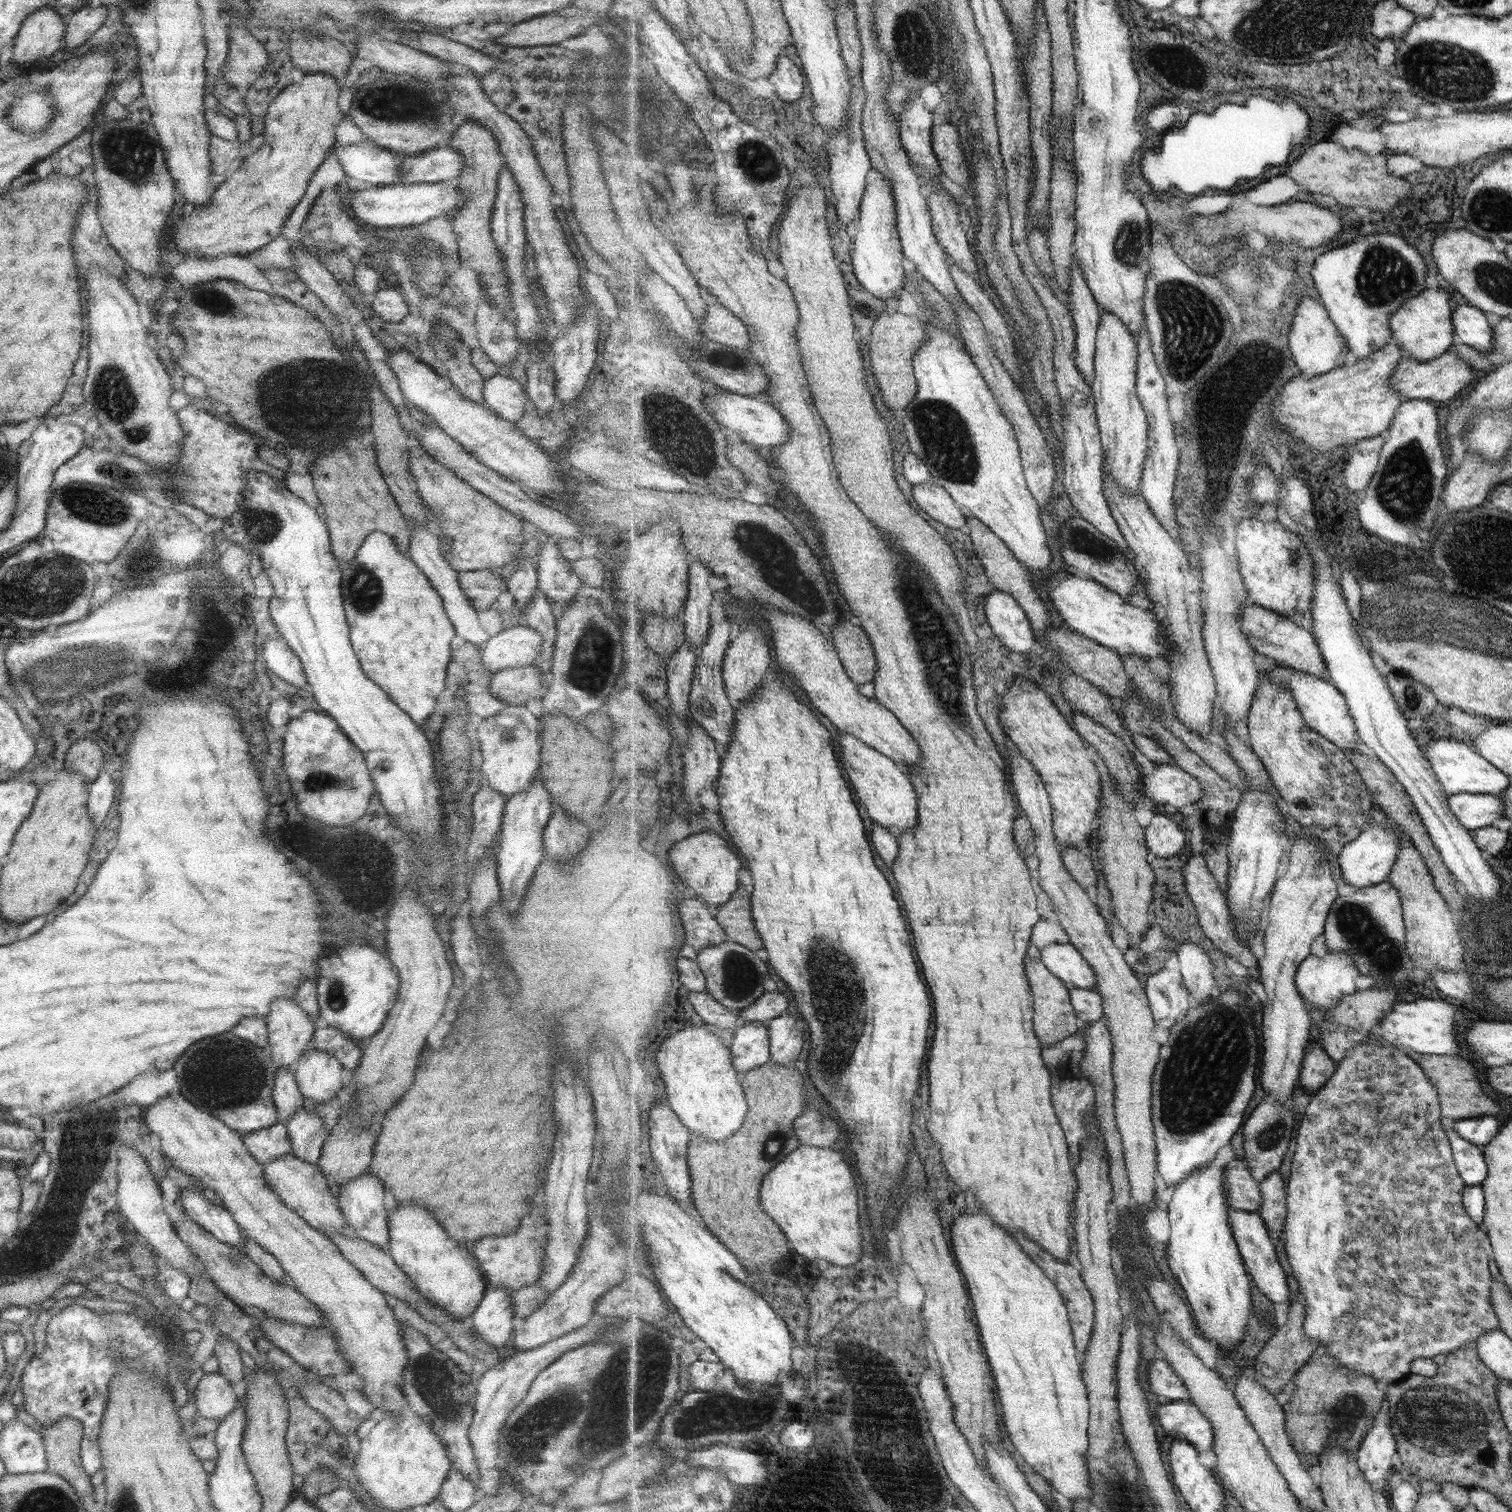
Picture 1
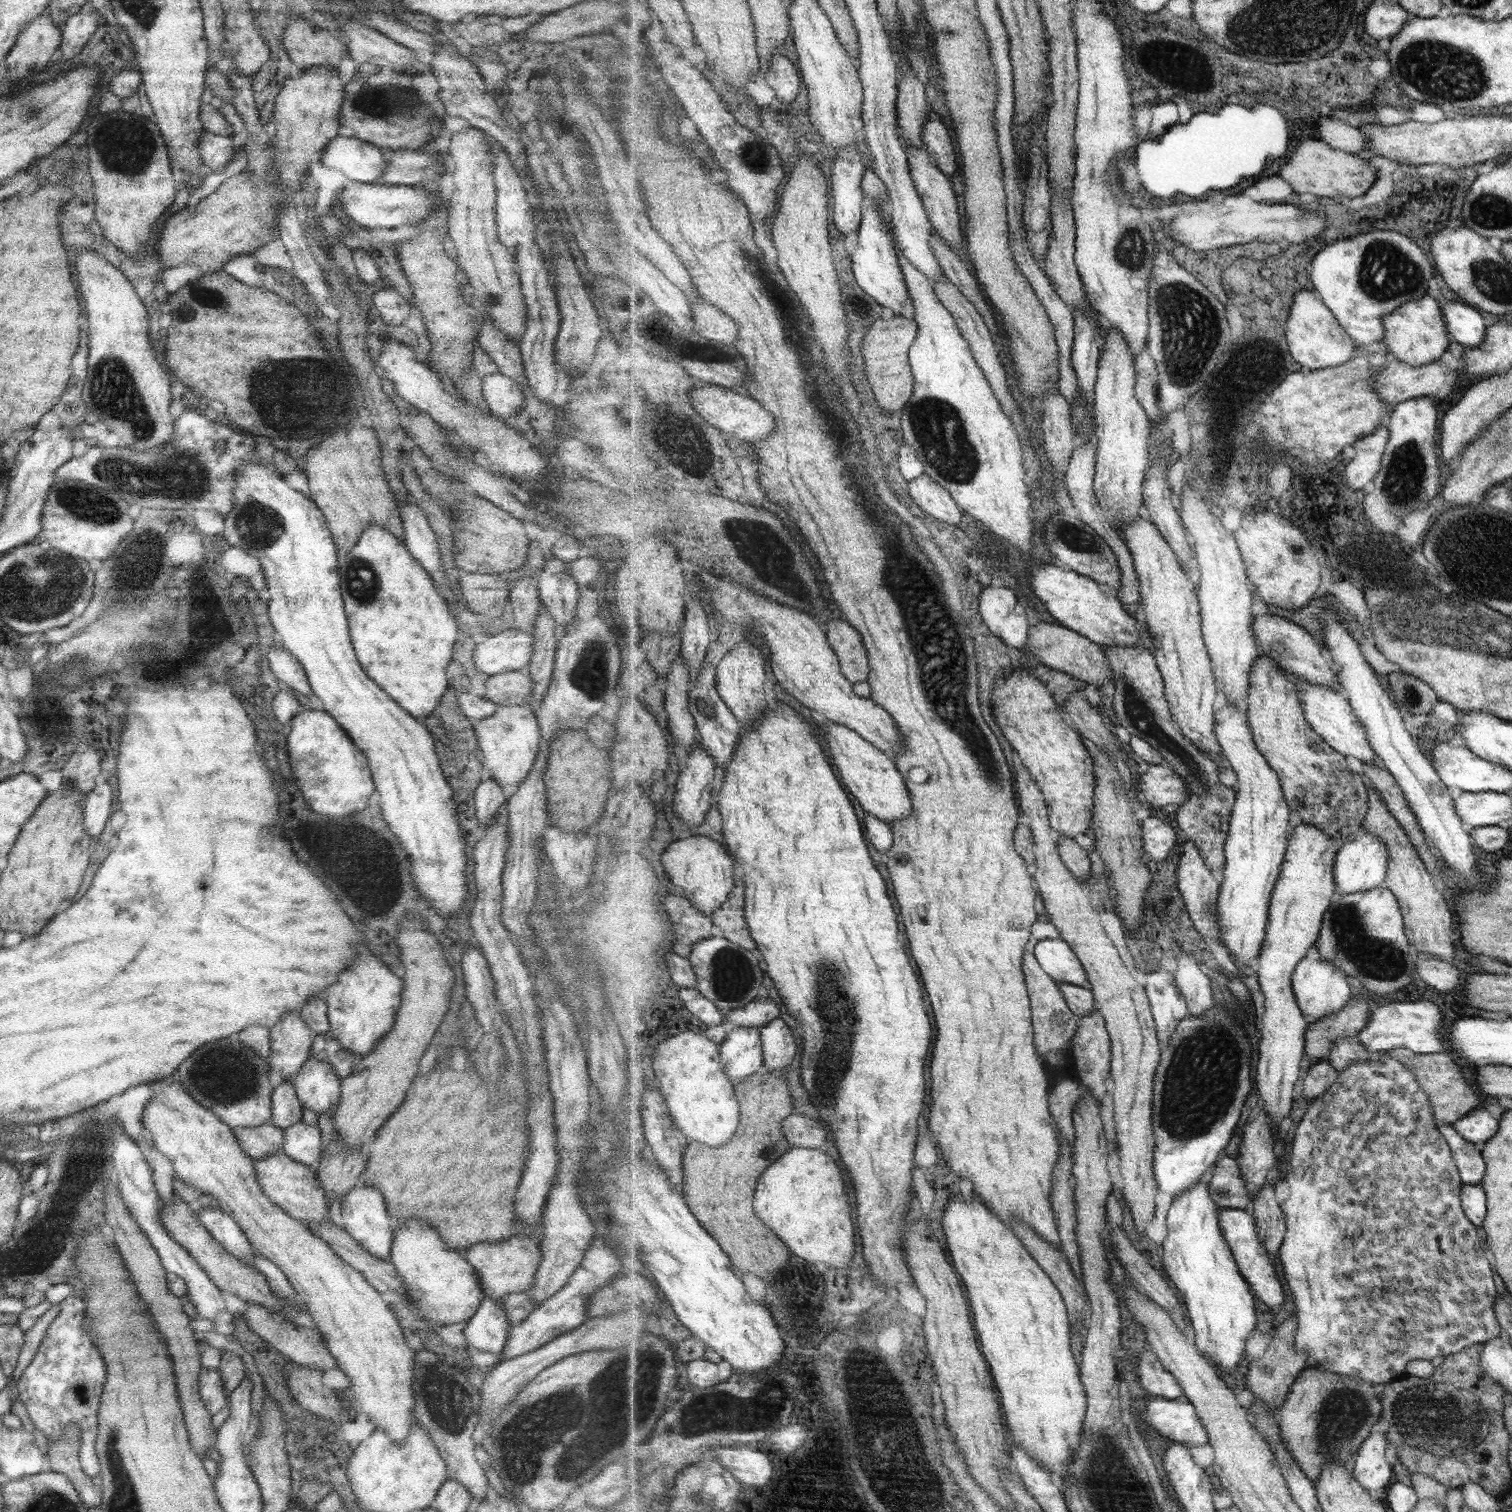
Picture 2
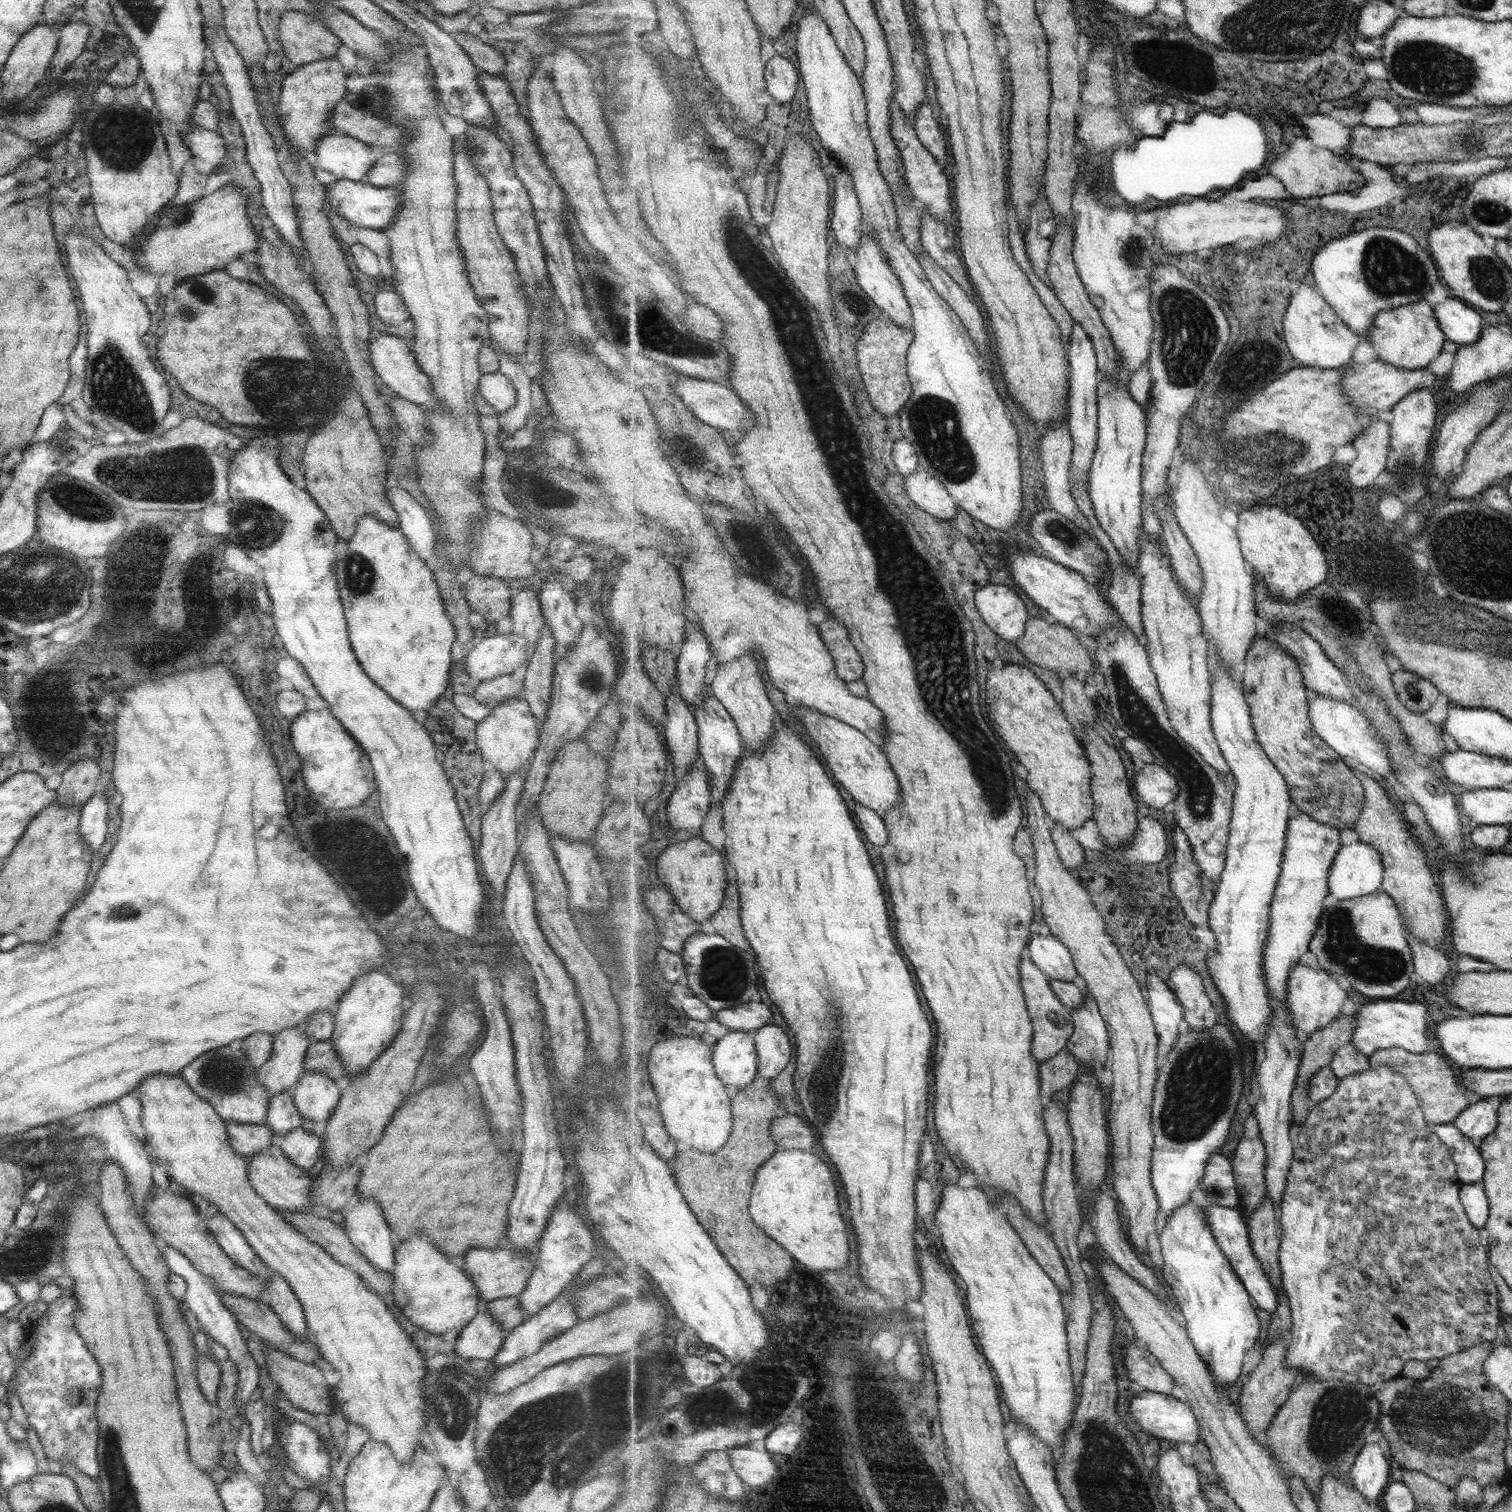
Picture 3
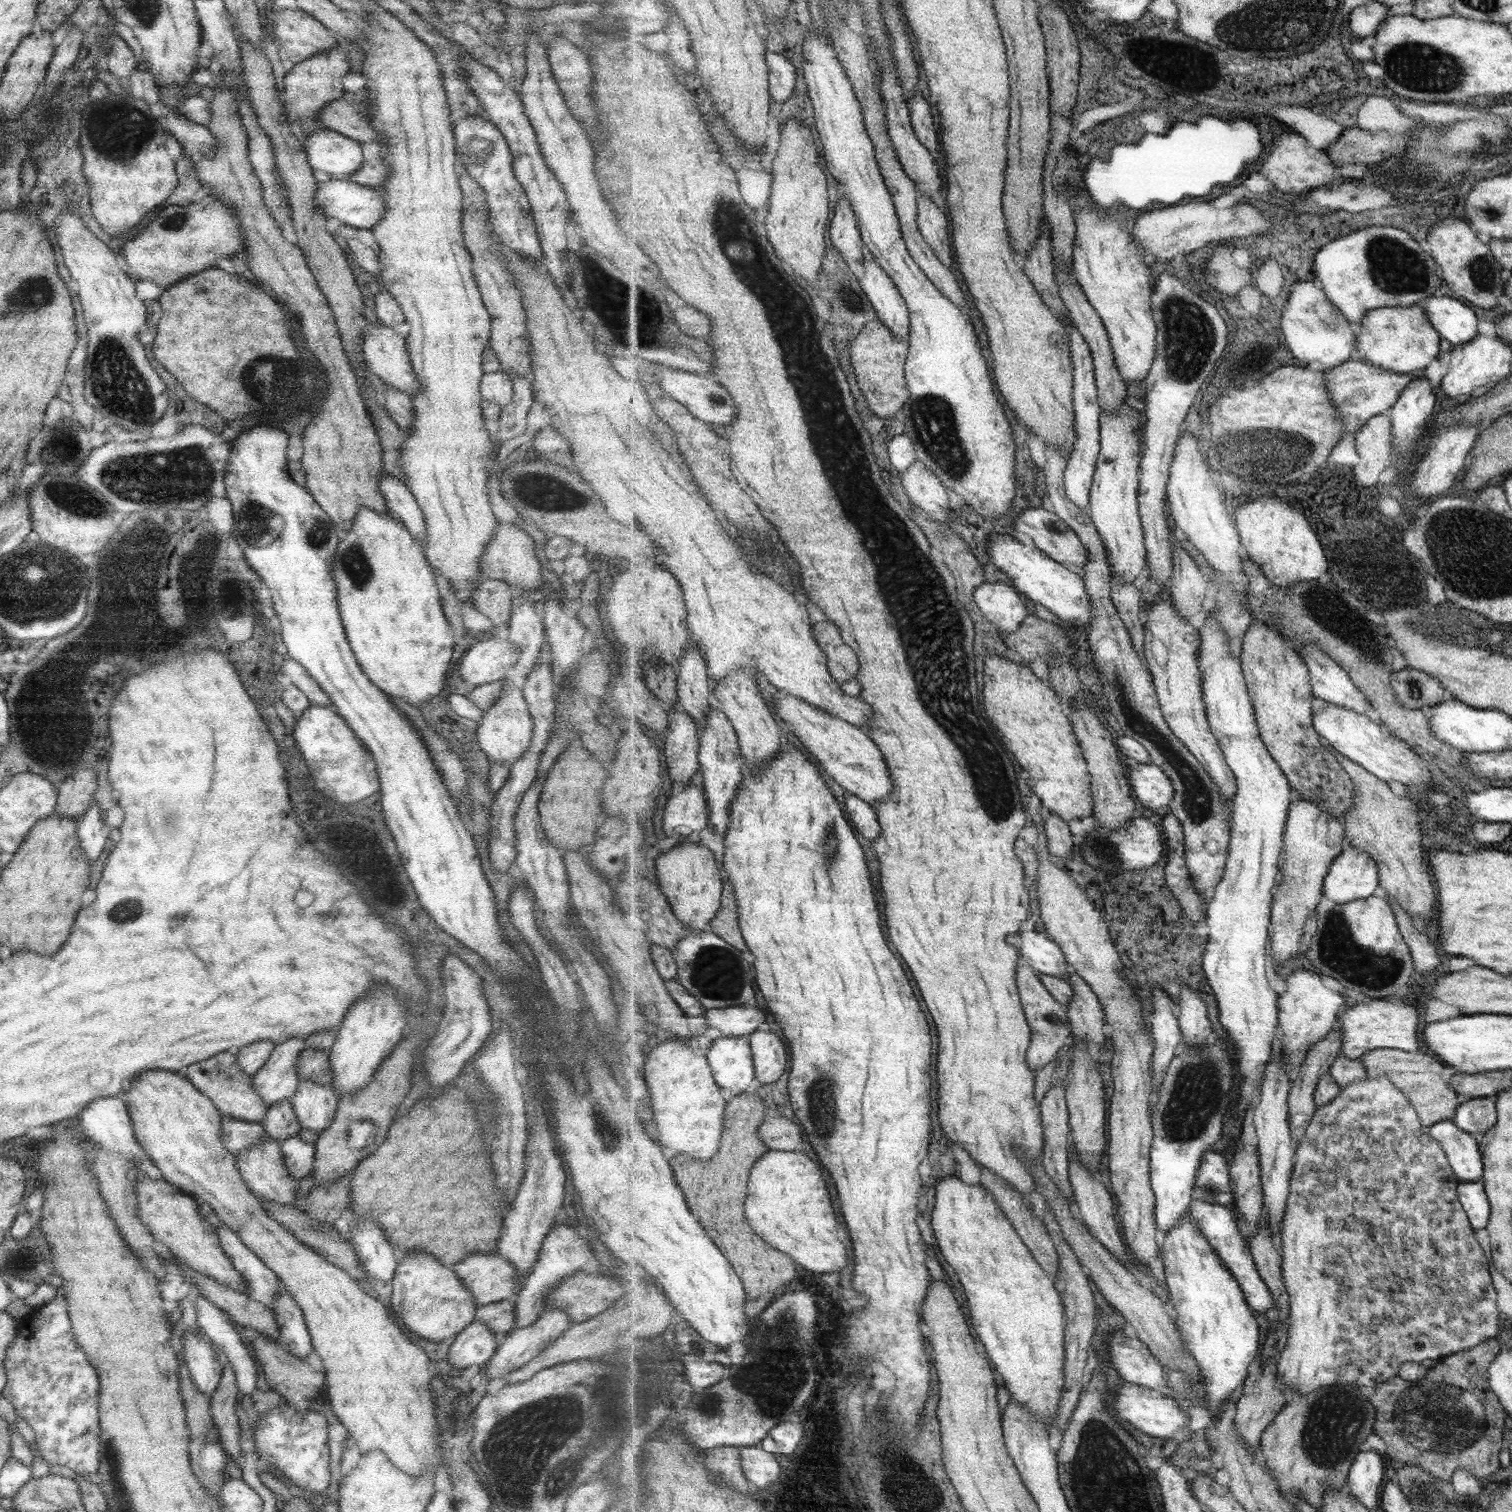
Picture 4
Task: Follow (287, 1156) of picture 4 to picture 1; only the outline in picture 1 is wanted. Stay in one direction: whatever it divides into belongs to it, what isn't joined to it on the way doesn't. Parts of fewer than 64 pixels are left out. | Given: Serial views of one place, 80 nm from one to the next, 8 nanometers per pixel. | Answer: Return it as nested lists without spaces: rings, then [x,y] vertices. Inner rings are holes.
[[[300,1106],[284,1125],[289,1139],[290,1155],[314,1164],[325,1140],[325,1129],[317,1113],[307,1112]]]

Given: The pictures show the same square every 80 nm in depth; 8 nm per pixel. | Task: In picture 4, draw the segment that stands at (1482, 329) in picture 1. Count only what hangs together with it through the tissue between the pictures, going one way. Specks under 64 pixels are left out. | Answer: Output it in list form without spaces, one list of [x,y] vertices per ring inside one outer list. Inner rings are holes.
[[[1432,295],[1424,307],[1432,325],[1440,331],[1442,338],[1453,346],[1465,344],[1479,335],[1477,332],[1479,316],[1464,304],[1461,298],[1449,296],[1438,298]]]

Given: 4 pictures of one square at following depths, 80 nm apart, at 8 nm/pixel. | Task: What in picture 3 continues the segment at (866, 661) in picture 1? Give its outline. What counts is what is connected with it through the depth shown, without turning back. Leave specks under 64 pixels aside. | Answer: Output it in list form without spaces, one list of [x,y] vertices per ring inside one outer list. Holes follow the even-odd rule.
[[[828,619],[819,626],[821,638],[829,647],[835,659],[836,671],[846,682],[853,682],[864,677],[865,663],[860,650],[853,646],[847,626]]]

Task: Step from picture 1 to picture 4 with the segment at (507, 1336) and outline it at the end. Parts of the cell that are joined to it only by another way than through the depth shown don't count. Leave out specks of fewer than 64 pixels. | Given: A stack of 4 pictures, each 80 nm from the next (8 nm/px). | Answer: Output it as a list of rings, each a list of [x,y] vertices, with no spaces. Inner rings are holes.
[[[471,1321],[449,1342],[447,1362],[454,1370],[462,1370],[473,1364],[479,1367],[485,1365],[495,1350],[493,1336],[483,1322]]]

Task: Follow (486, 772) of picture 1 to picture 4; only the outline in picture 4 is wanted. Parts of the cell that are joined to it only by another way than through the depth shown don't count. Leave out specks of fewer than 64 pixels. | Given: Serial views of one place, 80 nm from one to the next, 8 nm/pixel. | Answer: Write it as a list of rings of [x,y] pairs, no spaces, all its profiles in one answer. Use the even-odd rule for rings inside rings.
[[[506,677],[503,678],[501,692],[494,700],[494,704],[482,711],[481,722],[476,728],[476,741],[491,764],[503,763],[509,769],[512,762],[516,761],[528,747],[532,735],[532,718],[521,691]]]

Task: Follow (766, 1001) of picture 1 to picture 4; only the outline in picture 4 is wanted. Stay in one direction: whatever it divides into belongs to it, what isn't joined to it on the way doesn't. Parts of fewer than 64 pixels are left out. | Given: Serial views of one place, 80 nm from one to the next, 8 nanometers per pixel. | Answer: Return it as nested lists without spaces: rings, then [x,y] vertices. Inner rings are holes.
[[[730,1006],[729,1008],[710,1008],[704,1018],[708,1026],[718,1029],[721,1037],[752,1035],[765,1023],[765,1012],[755,1006]]]

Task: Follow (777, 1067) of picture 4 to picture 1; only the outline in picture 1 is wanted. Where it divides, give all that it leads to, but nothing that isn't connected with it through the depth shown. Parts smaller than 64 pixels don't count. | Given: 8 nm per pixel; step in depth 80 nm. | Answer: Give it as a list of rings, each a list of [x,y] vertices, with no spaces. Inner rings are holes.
[[[789,1013],[770,1022],[771,1062],[790,1064],[799,1058],[807,1036],[810,1036],[801,1026],[801,1020]]]

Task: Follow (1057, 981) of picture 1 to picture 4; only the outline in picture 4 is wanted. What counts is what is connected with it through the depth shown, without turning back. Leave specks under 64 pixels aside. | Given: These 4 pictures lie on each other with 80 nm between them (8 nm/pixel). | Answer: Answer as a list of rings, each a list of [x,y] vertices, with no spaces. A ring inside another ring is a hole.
[[[1019,966],[1017,970],[1017,983],[1020,988],[1021,1002],[1024,1005],[1024,1011],[1032,1028],[1032,1041],[1028,1050],[1028,1065],[1032,1070],[1041,1070],[1049,1062],[1058,1058],[1060,1050],[1065,1045],[1072,1046],[1074,1038],[1072,1036],[1072,1024],[1069,1021],[1068,1005],[1061,1004],[1055,1000],[1047,987],[1043,985],[1041,978],[1037,977],[1037,971],[1031,966]]]

